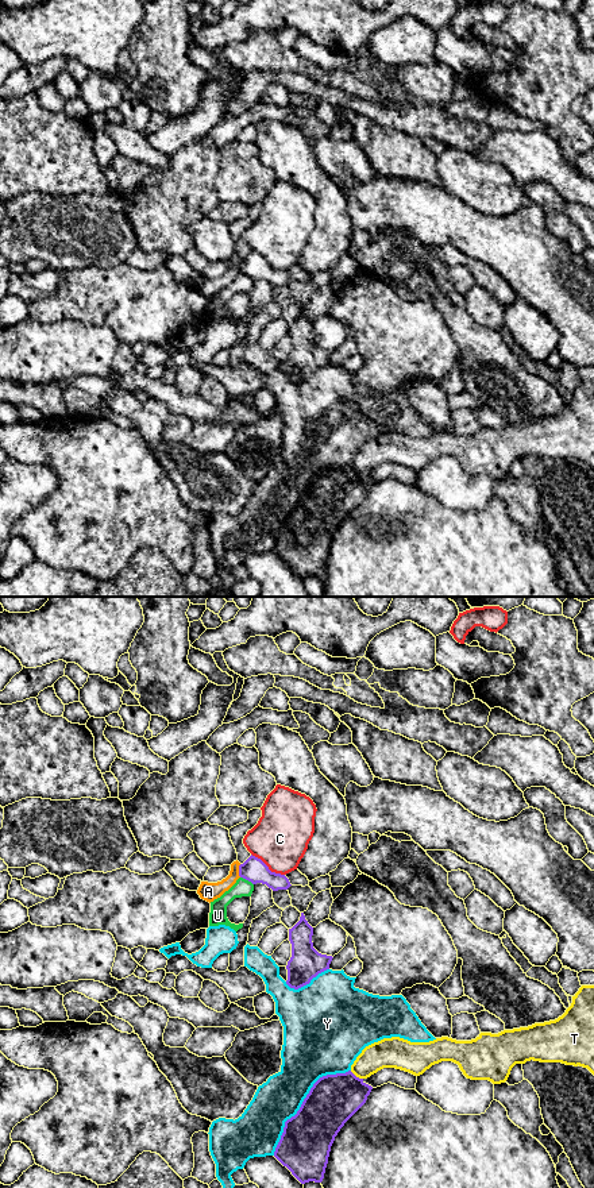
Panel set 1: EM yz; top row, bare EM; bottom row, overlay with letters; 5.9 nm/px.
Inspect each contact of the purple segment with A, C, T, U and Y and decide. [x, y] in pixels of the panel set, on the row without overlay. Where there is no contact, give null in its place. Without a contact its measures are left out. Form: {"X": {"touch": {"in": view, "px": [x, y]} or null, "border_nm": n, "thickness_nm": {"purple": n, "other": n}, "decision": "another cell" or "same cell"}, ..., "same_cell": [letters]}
{"A": {"touch": {"in": "yz", "px": [239, 266]}, "border_nm": 80, "thickness_nm": {"purple": 150, "other": 110}, "decision": "another cell"}, "C": {"touch": {"in": "yz", "px": [267, 262]}, "border_nm": 240, "thickness_nm": {"purple": 150, "other": 340}, "decision": "another cell"}, "T": {"touch": {"in": "yz", "px": [355, 471]}, "border_nm": 90, "thickness_nm": {"purple": 300, "other": 180}, "decision": "another cell"}, "U": {"touch": {"in": "yz", "px": [247, 274]}, "border_nm": 90, "thickness_nm": {"purple": 150, "other": 100}, "decision": "another cell"}, "Y": {"touch": {"in": "yz", "px": [303, 497]}, "border_nm": 700, "thickness_nm": {"purple": 300, "other": 280}, "decision": "another cell"}, "same_cell": []}

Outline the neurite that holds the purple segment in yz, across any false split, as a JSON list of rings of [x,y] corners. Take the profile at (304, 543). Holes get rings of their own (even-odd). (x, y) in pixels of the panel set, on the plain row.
[[[351,466],[320,472],[294,512],[285,517],[274,552],[301,578],[321,578],[331,541],[373,482]]]

